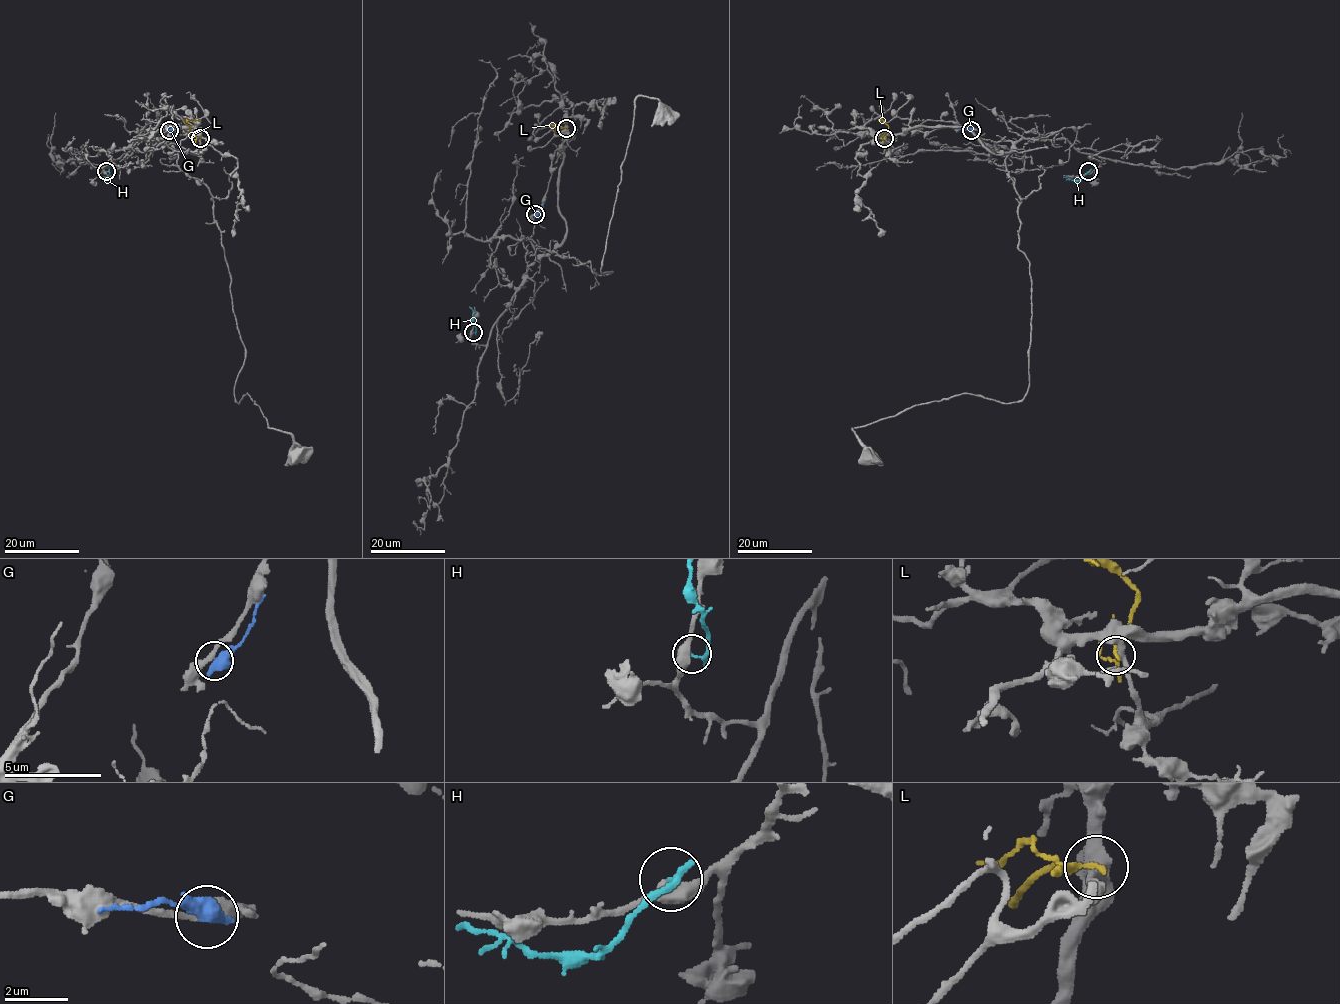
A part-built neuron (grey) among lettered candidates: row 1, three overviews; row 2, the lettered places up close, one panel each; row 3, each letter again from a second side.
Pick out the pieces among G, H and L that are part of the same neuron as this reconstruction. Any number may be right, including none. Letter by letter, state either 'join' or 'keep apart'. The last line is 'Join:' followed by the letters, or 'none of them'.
G: keep apart
H: keep apart
L: keep apart
Join: none of them

